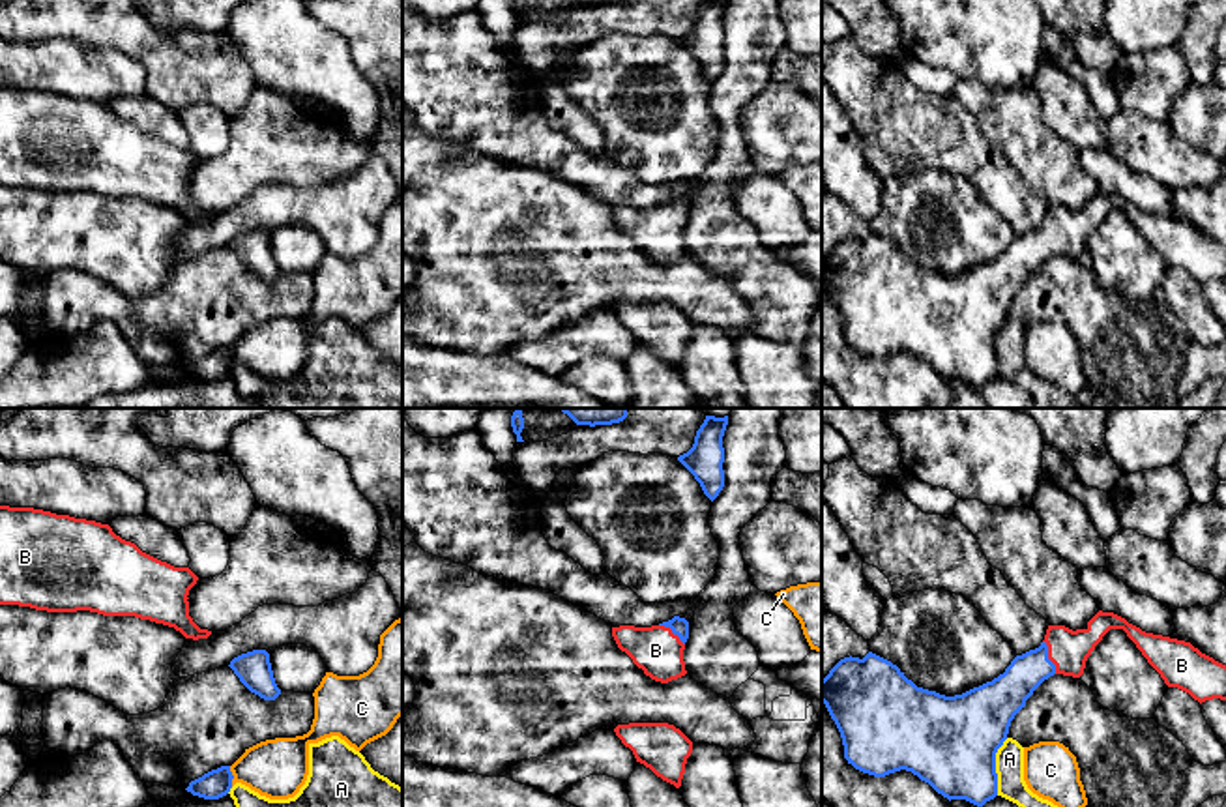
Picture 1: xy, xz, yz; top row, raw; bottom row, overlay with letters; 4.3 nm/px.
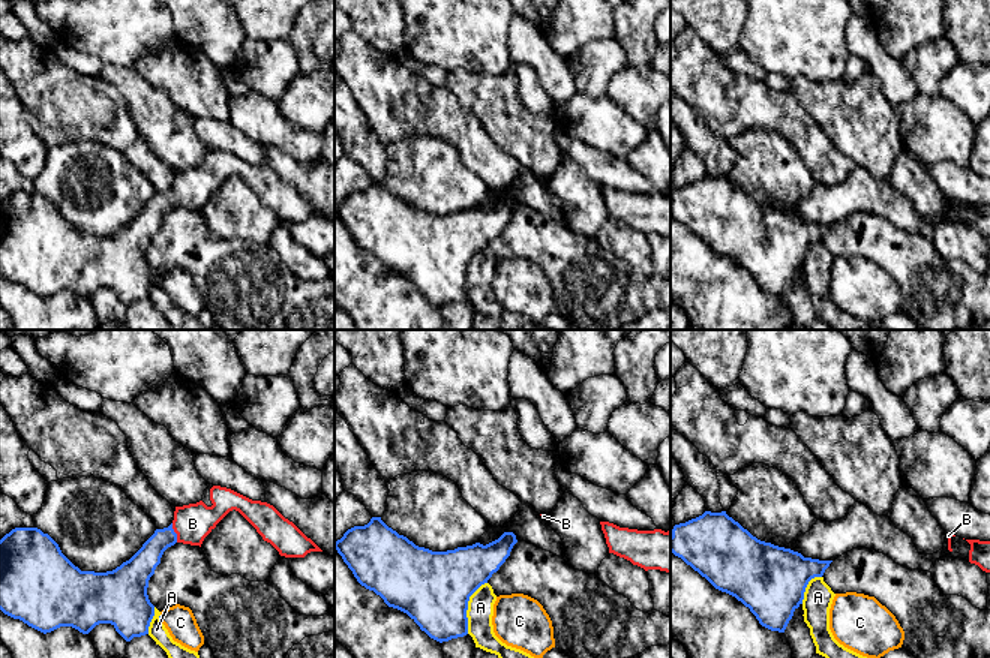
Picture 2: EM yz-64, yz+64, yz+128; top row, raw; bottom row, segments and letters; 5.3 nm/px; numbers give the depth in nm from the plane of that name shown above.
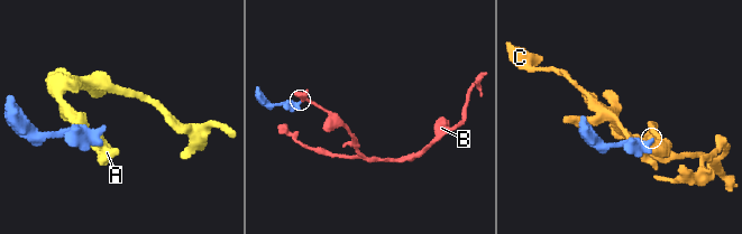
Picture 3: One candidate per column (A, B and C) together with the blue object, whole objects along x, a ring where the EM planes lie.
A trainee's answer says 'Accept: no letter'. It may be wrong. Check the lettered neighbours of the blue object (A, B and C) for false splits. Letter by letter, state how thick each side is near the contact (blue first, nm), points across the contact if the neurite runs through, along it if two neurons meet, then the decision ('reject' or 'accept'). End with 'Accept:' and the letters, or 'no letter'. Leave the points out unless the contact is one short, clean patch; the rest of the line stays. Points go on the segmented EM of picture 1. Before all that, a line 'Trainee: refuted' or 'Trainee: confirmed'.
Trainee: refuted
A: calibres 400 and 130 nm; reject
B: calibres 180 and 170 nm; way yz (1004, 697), (1047, 658), (1069, 650); accept
C: calibres 120 and 260 nm; border xy (229, 766), (233, 785); reject
Accept: B

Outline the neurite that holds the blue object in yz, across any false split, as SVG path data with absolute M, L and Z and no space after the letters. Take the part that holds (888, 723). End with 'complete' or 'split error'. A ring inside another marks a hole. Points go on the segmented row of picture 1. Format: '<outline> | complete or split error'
M1099 610L1086 629L1048 625L1039 648L1016 655L1003 674L962 695L945 697L917 687L897 665L868 652L863 659L844 657L829 670L822 680L822 702L840 732L844 758L855 770L874 777L906 770L949 801L966 800L983 807L998 796L996 753L1014 715L1050 676L1080 678L1087 657L1110 629L1123 629L1168 687L1189 693L1200 704L1226 700L1226 665L1190 642L1146 633L1114 612Z | split error

